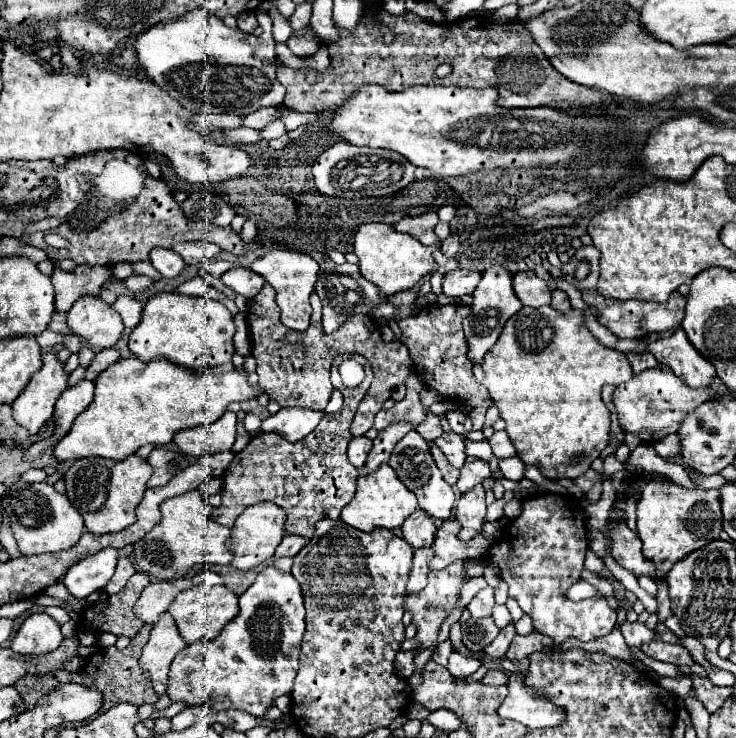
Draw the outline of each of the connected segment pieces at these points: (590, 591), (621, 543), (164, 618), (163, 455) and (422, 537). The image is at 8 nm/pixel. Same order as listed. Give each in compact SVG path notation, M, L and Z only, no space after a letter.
M580 579L573 583L567 590L566 596L574 602L578 602L587 598L599 595L600 592L584 579Z
M609 525L609 529L611 529L611 539L613 539L611 555L617 561L617 565L631 571L635 577L647 575L647 577L657 579L657 583L661 583L659 577L655 575L655 563L649 561L641 551L639 537L627 525L619 525L619 529L615 529L615 525Z
M163 613L159 621L151 629L149 643L143 647L139 665L143 671L151 675L153 689L161 695L167 691L167 673L173 657L185 647L187 643L177 631L175 619L171 613Z
M155 447L147 461L153 467L153 477L147 481L147 487L161 487L169 483L179 471L191 465L187 455L173 449L165 449L165 447Z
M417 509L413 515L409 515L401 527L403 537L409 541L411 547L429 547L435 537L435 523L433 517L423 513L423 509Z

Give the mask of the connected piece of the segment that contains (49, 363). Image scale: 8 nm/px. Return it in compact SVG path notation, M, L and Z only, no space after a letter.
M45 353L43 355L43 367L31 377L27 389L21 393L21 397L17 397L13 401L13 415L15 421L23 427L27 427L33 435L37 435L37 431L51 419L53 415L53 405L59 399L59 395L67 389L67 379L69 375L65 373L65 365L57 359L57 353Z

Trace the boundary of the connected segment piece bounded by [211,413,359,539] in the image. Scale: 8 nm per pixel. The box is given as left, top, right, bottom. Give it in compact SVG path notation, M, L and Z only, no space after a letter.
M323 413L319 429L295 443L277 433L255 435L241 453L235 453L225 469L223 503L211 511L211 517L225 527L233 527L245 507L261 501L275 501L287 511L287 533L307 539L313 535L317 521L339 519L341 509L355 495L359 477L359 469L353 467L347 457L347 445L351 441L349 425L351 421L335 421L335 413Z

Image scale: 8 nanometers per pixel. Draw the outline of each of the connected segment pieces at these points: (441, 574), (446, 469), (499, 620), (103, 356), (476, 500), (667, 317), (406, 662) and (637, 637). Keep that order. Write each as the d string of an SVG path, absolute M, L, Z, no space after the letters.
M457 559L457 561L453 561L445 569L429 571L429 583L427 583L427 587L421 589L421 591L417 591L417 593L405 595L405 611L409 611L413 615L411 623L417 627L417 635L415 635L417 643L419 643L417 653L435 645L437 635L439 635L439 627L441 627L443 619L449 617L451 611L457 607L461 587L467 583L467 567L469 567L469 563L471 563L471 559Z
M431 445L431 453L433 453L433 459L435 459L437 467L441 469L445 481L453 487L453 485L457 483L457 479L459 479L459 469L455 469L455 467L447 461L447 457L443 457L443 453L437 449L437 445Z
M495 605L495 609L493 609L493 619L495 619L495 623L497 623L499 629L501 629L503 625L509 625L509 623L511 623L511 615L509 615L509 611L507 611L505 605Z
M111 347L111 349L101 349L101 351L95 355L95 359L91 361L91 365L87 367L85 377L91 379L91 381L95 381L101 371L105 371L109 365L113 365L113 363L119 361L119 359L121 359L121 355L119 355L119 351L117 351L115 347Z
M475 485L471 491L463 493L455 507L455 519L461 523L459 539L469 541L481 535L485 523L485 489L483 485Z
M583 245L581 249L577 249L577 253L571 257L571 261L589 261L591 263L591 273L585 281L579 283L579 291L583 295L583 301L589 307L597 309L597 319L603 327L607 327L615 337L619 339L643 339L649 333L659 333L659 331L671 331L677 325L681 325L683 321L683 313L685 313L685 297L679 295L677 291L671 293L667 303L645 303L645 301L637 301L637 299L629 299L629 301L617 301L617 299L605 299L597 293L595 285L597 285L597 277L599 277L599 249L595 245Z
M399 651L395 655L395 671L401 679L409 679L413 675L413 657L415 651Z
M625 621L625 623L619 625L619 629L621 629L621 633L623 633L623 637L625 637L625 641L627 641L629 647L641 647L643 643L651 643L655 639L655 631L647 629L639 621L635 621L631 625Z

